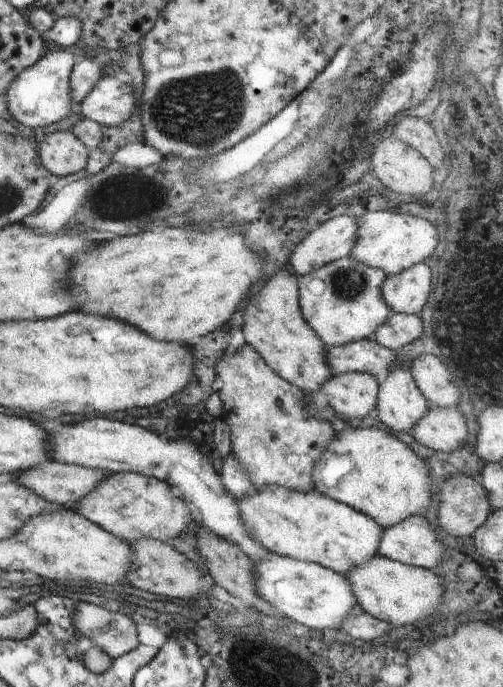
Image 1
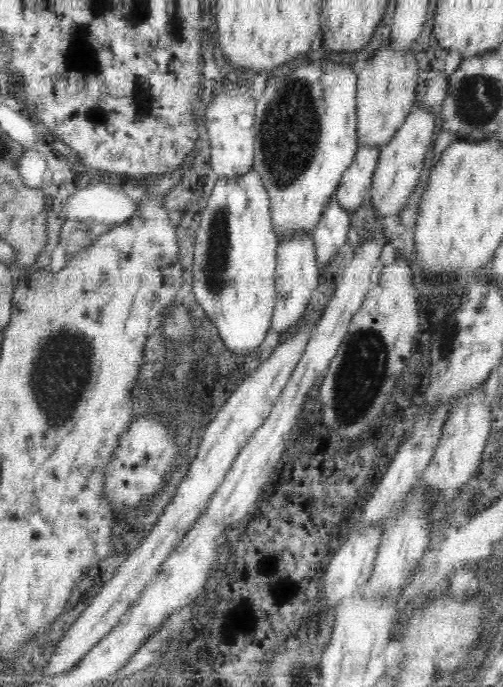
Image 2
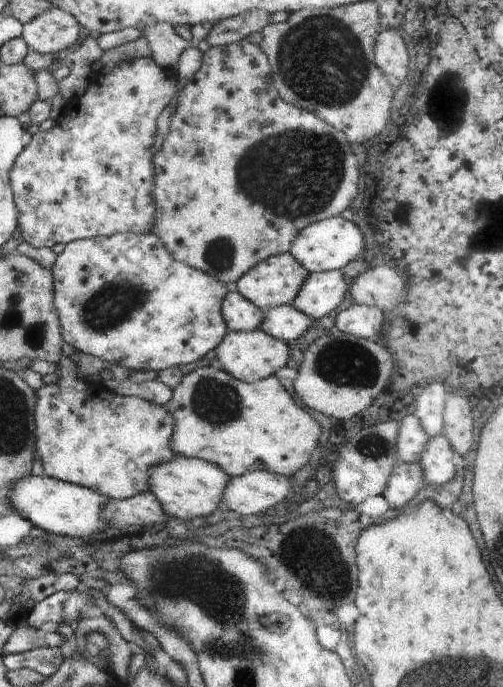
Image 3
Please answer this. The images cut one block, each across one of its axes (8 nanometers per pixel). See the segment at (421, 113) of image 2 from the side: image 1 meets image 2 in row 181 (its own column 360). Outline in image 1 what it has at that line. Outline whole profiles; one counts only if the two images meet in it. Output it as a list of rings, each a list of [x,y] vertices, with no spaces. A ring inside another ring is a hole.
[[[368,373],[334,374],[319,389],[342,418],[351,421],[374,413],[379,384]]]

